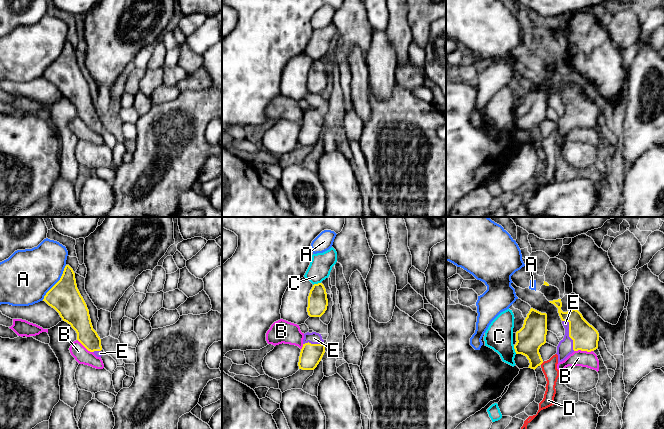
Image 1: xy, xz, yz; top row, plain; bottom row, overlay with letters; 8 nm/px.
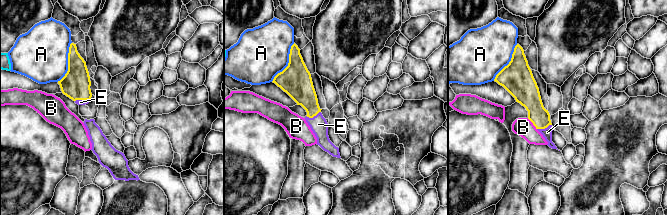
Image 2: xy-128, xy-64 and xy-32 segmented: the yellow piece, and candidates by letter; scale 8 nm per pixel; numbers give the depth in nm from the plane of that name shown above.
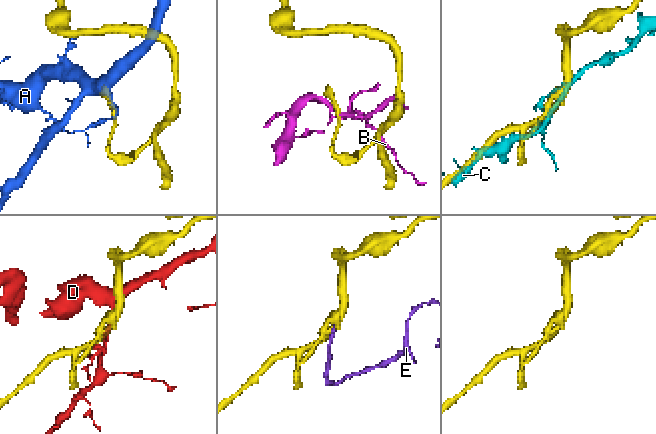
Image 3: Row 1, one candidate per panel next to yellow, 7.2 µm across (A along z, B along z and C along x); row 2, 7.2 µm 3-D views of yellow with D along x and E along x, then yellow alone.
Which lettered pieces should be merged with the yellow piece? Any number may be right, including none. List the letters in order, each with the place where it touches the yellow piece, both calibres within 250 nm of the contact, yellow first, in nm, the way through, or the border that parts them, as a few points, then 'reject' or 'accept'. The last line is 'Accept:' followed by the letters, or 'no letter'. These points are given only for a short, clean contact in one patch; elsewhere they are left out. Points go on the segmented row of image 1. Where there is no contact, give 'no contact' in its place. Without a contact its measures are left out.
A: meets yellow in xy at (57, 282); 240 nm thick on the yellow side, 420 nm on the other; reject
B: meets yellow in yz at (583, 350); 220 nm thick on the yellow side, 130 nm on the other; reject
C: meets yellow in yz at (514, 348); 220 nm thick on the yellow side, 220 nm on the other; border along yz (513, 345), (516, 353); reject
D: meets yellow in yz at (541, 363); 220 nm thick on the yellow side, 120 nm on the other; reject
E: meets yellow in yz at (569, 333); 220 nm thick on the yellow side, 130 nm on the other; runs through yz (585, 337), (578, 333), (569, 333), (569, 343), (565, 347); accept
Accept: E

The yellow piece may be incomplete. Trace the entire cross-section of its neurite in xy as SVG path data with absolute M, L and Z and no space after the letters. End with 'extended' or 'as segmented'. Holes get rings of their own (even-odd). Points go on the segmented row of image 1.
M66 265L60 280L46 293L43 301L54 308L63 321L77 333L77 340L97 357L102 356L101 339L93 329L89 310L81 296L73 269Z; extended

